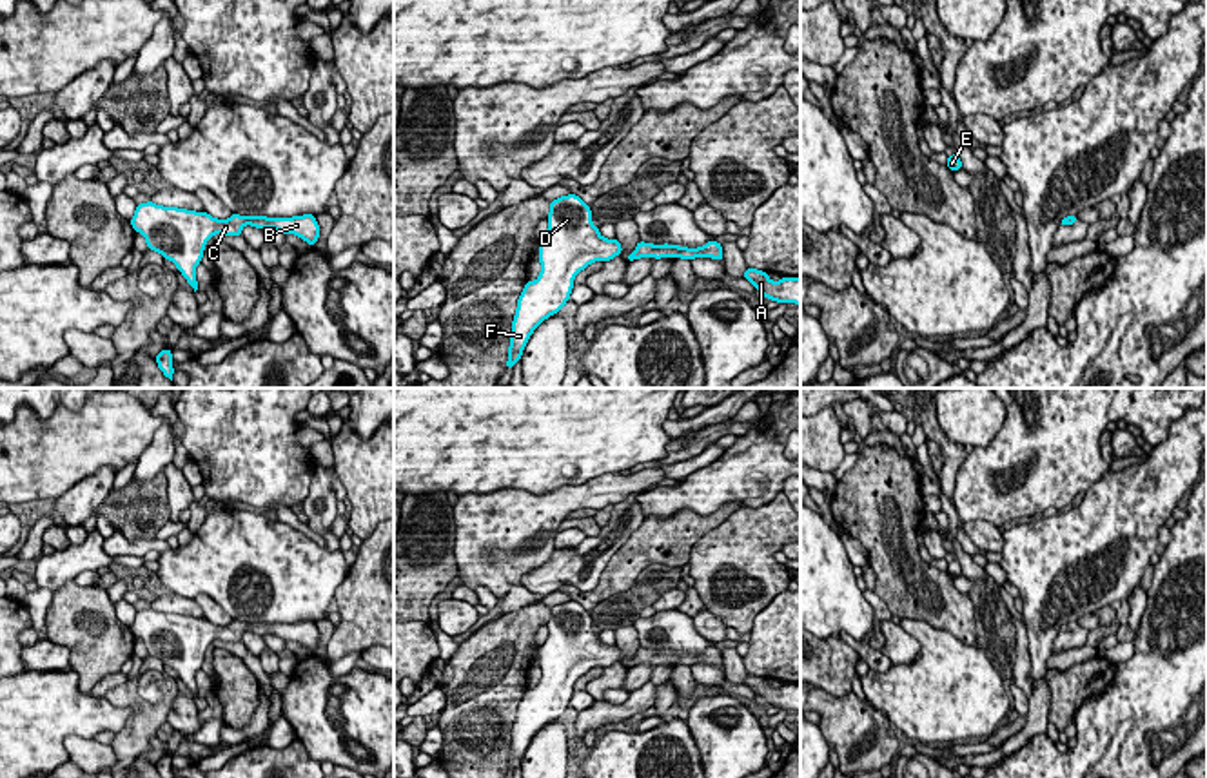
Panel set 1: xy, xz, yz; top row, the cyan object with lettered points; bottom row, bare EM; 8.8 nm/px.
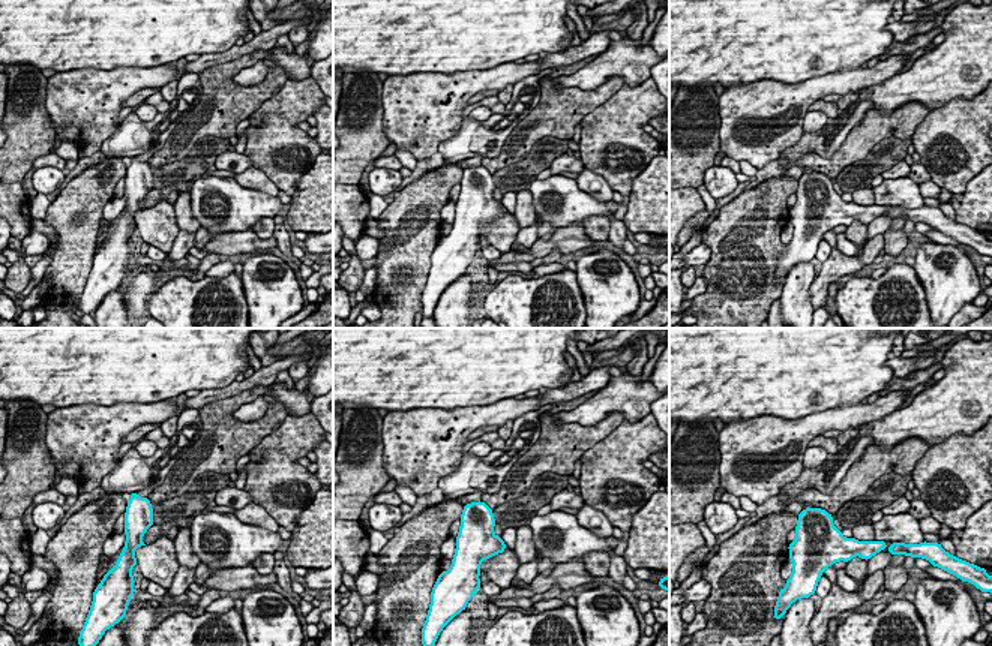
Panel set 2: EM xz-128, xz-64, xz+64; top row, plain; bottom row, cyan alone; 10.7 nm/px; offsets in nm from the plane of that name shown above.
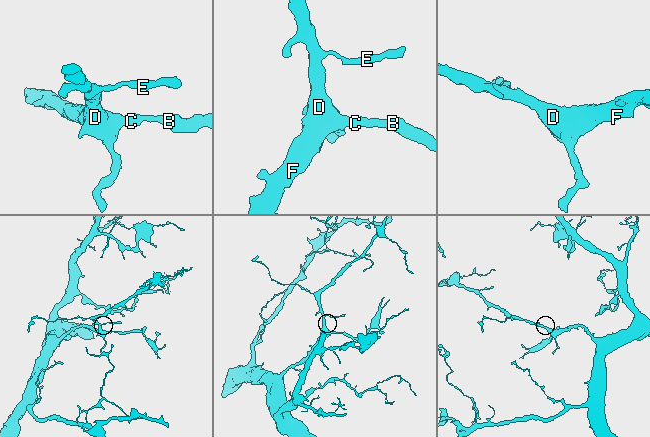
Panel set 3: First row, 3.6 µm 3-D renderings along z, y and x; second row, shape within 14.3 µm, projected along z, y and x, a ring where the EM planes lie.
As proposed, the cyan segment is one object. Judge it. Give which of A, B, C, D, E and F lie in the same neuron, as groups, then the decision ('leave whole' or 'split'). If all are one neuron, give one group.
A B C D E F | leave whole

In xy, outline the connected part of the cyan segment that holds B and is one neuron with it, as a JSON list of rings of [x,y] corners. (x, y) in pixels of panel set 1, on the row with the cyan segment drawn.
[[[152,201],[136,205],[131,219],[134,232],[142,232],[149,250],[171,259],[189,285],[198,290],[196,265],[201,263],[205,243],[214,234],[241,236],[245,225],[256,229],[276,229],[283,234],[296,234],[310,247],[319,238],[316,216],[265,218],[232,214],[229,219],[216,219],[207,212],[194,212],[176,207],[162,207]]]

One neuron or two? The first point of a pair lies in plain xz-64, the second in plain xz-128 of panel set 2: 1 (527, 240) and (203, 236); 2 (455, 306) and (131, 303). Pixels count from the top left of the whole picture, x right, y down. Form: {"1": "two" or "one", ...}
{"1": "two", "2": "two"}

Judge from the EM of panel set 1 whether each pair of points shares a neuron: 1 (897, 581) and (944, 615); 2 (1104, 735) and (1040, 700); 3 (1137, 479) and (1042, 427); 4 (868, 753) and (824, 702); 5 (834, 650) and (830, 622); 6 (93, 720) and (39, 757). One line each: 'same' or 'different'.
1: same
2: different
3: different
4: same
5: different
6: same

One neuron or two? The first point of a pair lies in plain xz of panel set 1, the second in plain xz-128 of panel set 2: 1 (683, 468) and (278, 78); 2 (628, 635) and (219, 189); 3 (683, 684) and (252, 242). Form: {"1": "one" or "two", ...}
{"1": "two", "2": "two", "3": "one"}

